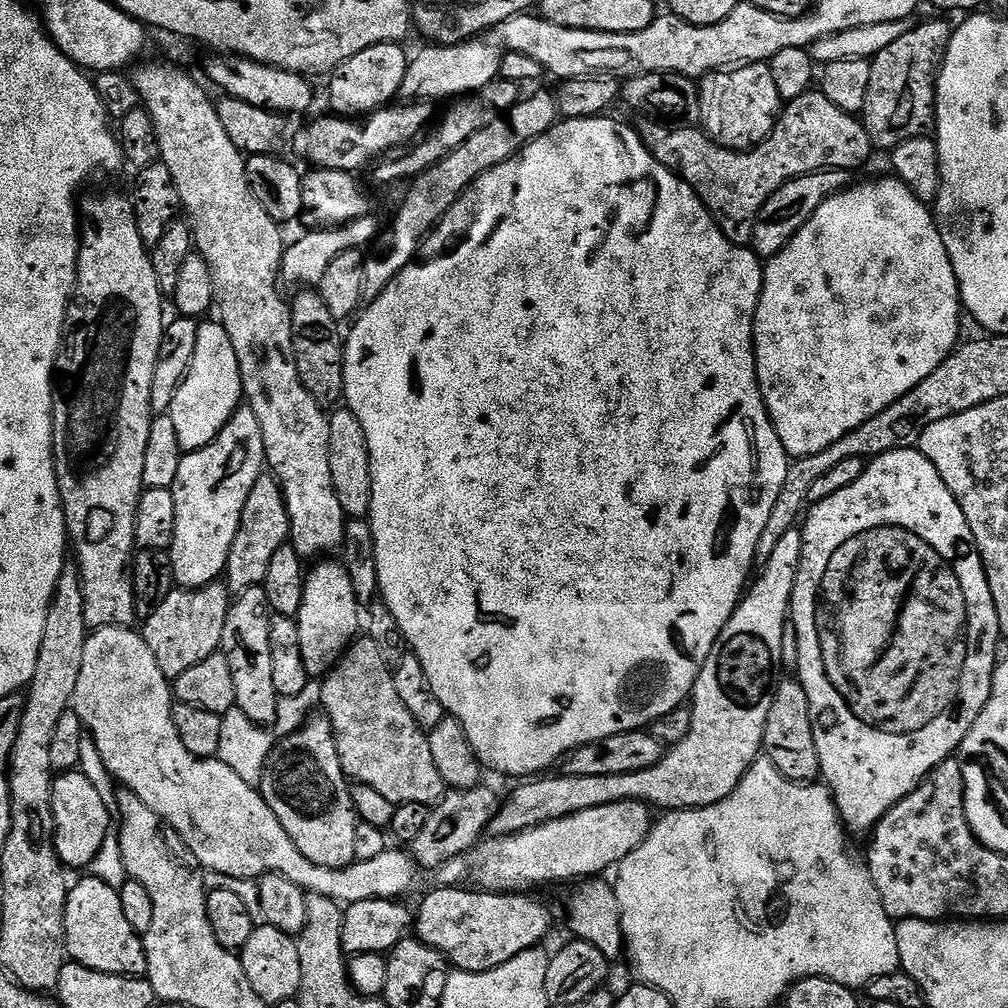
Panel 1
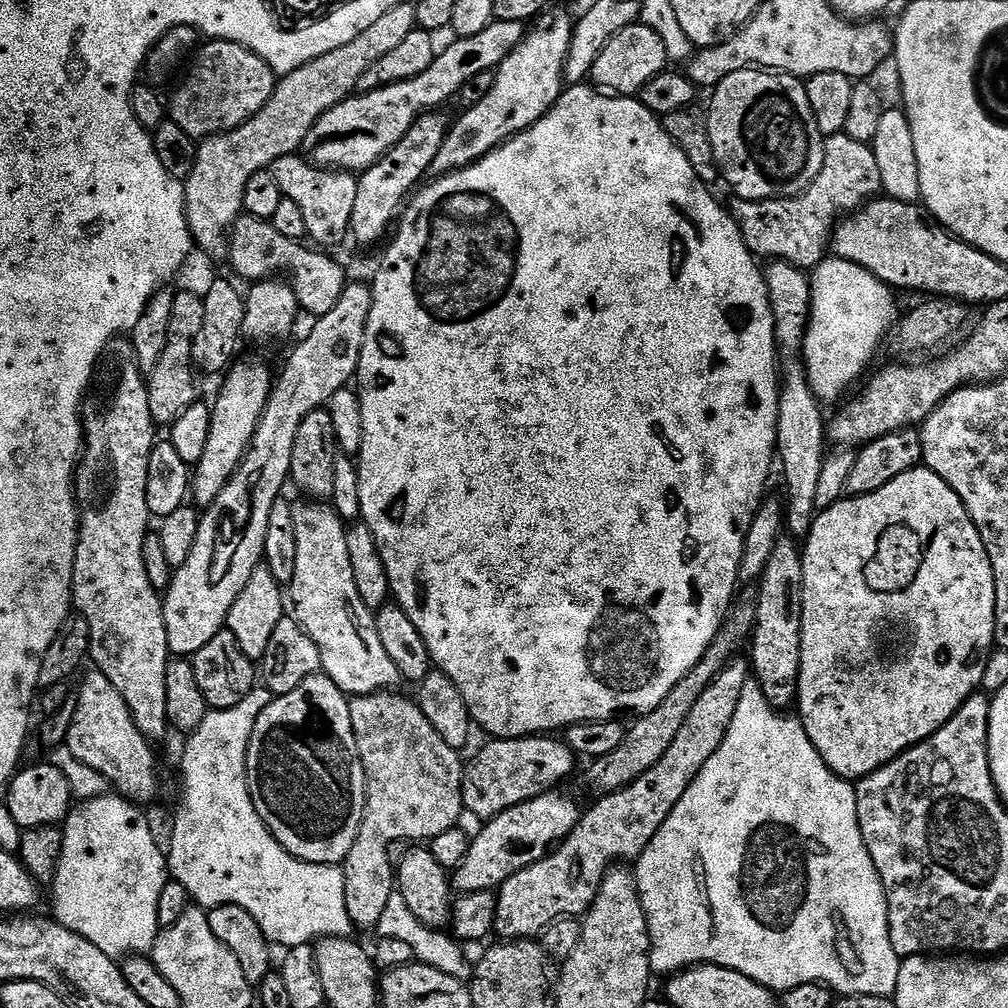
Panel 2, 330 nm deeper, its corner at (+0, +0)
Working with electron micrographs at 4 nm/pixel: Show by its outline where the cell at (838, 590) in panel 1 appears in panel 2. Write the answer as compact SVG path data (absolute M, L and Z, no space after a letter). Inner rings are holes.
M923 466L906 470L906 474L898 474L898 478L894 478L894 482L886 482L886 486L882 486L882 490L874 490L865 496L845 498L839 500L834 506L823 509L817 515L816 519L812 521L812 529L810 530L808 539L803 541L802 551L804 554L804 593L802 594L802 666L800 667L800 691L798 693L798 709L800 708L800 712L798 711L798 718L802 722L802 726L806 730L810 742L814 742L818 754L822 754L826 766L830 766L830 770L834 770L834 774L838 774L844 780L855 782L864 776L869 776L874 770L878 770L884 764L888 764L895 756L901 756L906 749L912 748L916 744L921 744L923 740L934 735L939 728L946 726L946 722L950 722L952 715L981 687L982 674L986 670L986 662L996 643L996 591L994 590L994 570L990 566L990 558L986 554L986 546L982 542L982 538L978 534L978 530L966 510L962 498L958 498L958 494L954 494L954 490L950 490L950 486L946 486L946 482L942 482L942 478L938 478L938 474L934 474L930 469ZM883 624L901 624L908 631L908 649L905 650L904 656L898 657L893 664L887 664L886 661L879 660L880 648L876 645L876 635L879 634L880 627Z

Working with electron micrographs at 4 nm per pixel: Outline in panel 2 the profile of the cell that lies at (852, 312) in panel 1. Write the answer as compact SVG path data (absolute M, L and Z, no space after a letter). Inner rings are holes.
M825 258L819 266L811 269L810 283L812 285L812 305L808 315L808 327L804 329L802 359L804 372L812 387L816 399L821 402L836 400L864 371L868 363L876 356L880 343L889 339L890 333L896 327L898 311L896 312L897 293L889 288L870 270L858 266L854 262Z

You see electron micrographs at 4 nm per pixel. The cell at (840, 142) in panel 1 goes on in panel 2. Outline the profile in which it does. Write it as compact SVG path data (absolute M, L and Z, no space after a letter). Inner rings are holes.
M842 131L825 139L822 170L818 170L818 178L814 178L814 182L805 192L797 196L784 196L781 200L736 198L733 199L733 204L730 204L730 211L753 256L768 262L784 260L796 268L811 270L819 266L829 255L830 237L838 221L863 208L869 200L877 199L881 192L882 178L878 175L878 161L874 159L872 145L854 142L854 138L850 138Z

